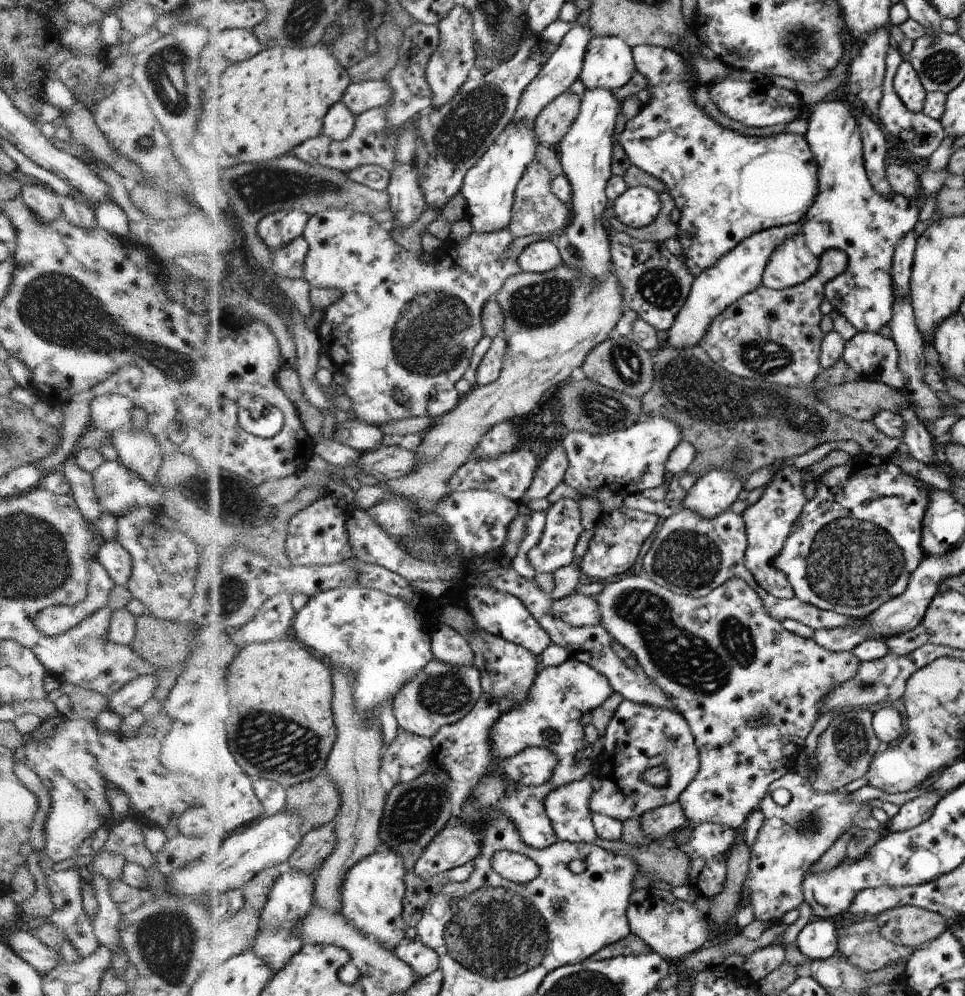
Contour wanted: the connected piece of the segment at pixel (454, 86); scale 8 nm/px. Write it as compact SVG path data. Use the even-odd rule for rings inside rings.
M456 5L456 8L439 24L442 30L442 44L434 54L428 68L428 80L436 94L436 107L446 104L458 96L460 86L467 81L468 72L476 62L476 40L473 35L473 16L468 8Z

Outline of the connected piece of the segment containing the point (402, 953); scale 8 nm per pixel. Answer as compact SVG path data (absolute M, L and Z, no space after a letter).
M415 940L396 948L395 952L402 960L405 960L420 976L434 974L441 964L438 952L424 944L422 940Z

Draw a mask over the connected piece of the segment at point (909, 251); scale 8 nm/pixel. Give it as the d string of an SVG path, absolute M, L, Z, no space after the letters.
M910 232L905 236L905 240L899 245L894 255L893 278L894 290L898 289L898 294L902 298L909 296L910 277L913 267L913 260L918 234Z

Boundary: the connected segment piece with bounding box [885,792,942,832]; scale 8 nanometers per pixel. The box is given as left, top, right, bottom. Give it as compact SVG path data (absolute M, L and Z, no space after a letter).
M926 792L926 794L916 796L916 798L901 805L898 814L891 818L885 830L902 832L902 830L908 830L922 824L932 816L932 812L941 798L942 796L938 792Z

